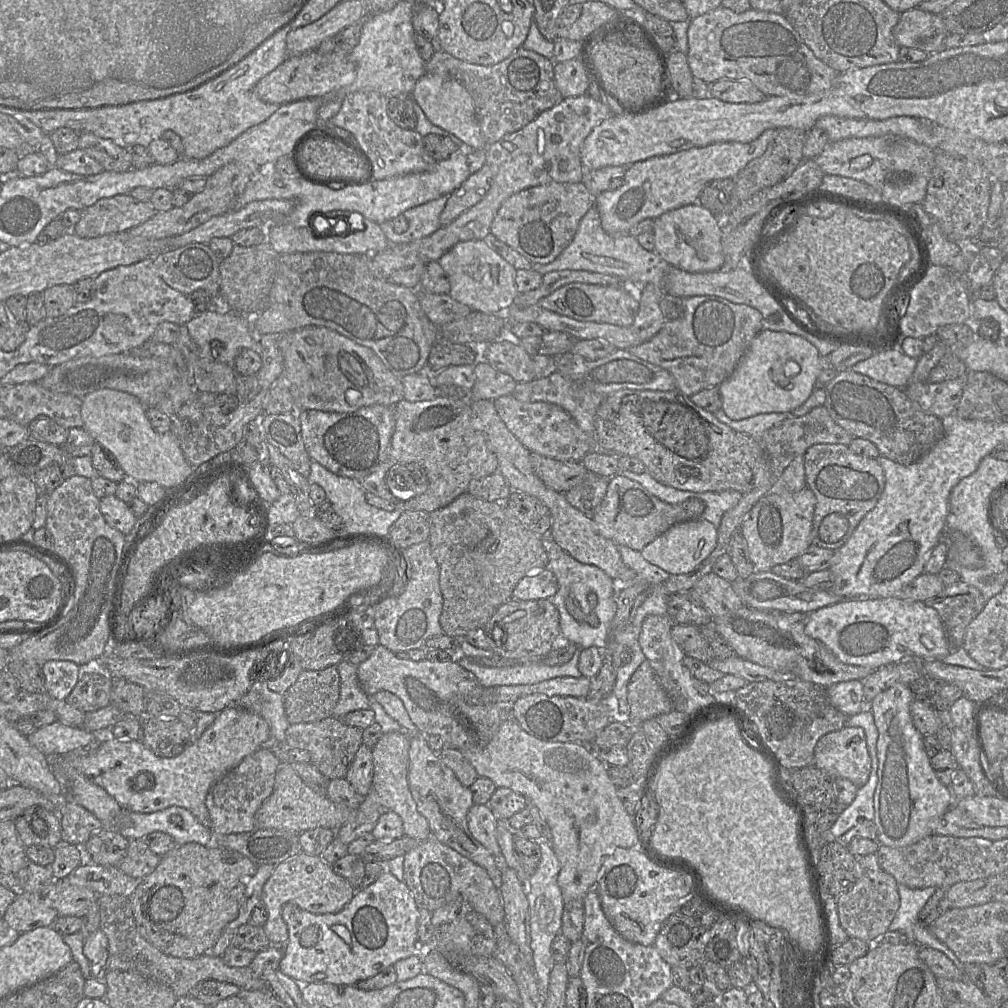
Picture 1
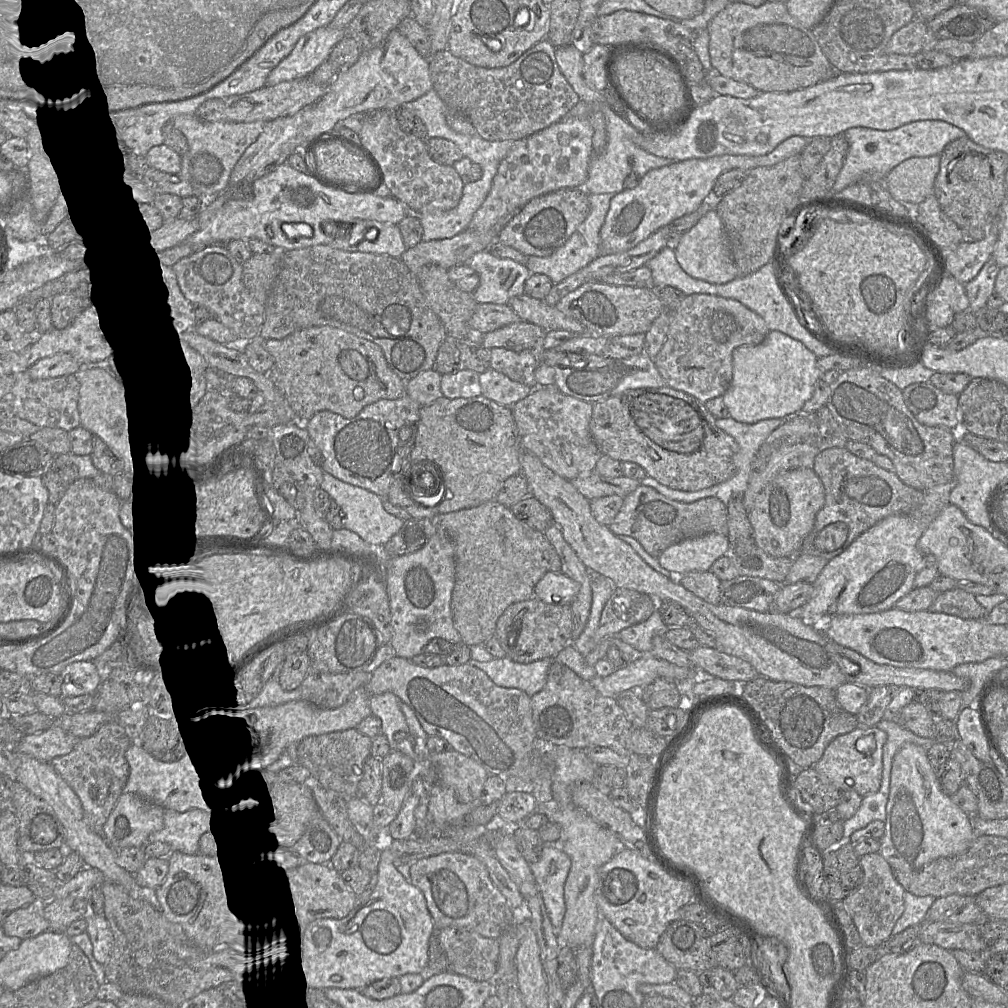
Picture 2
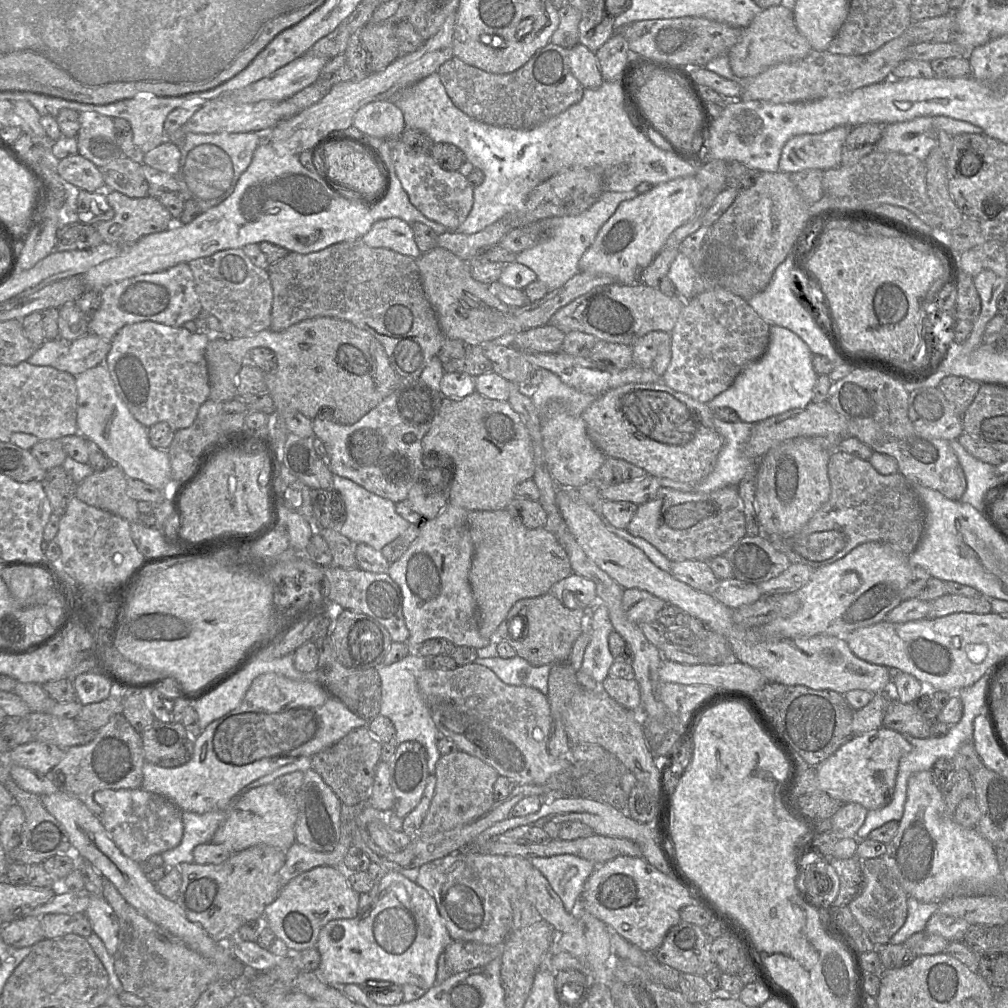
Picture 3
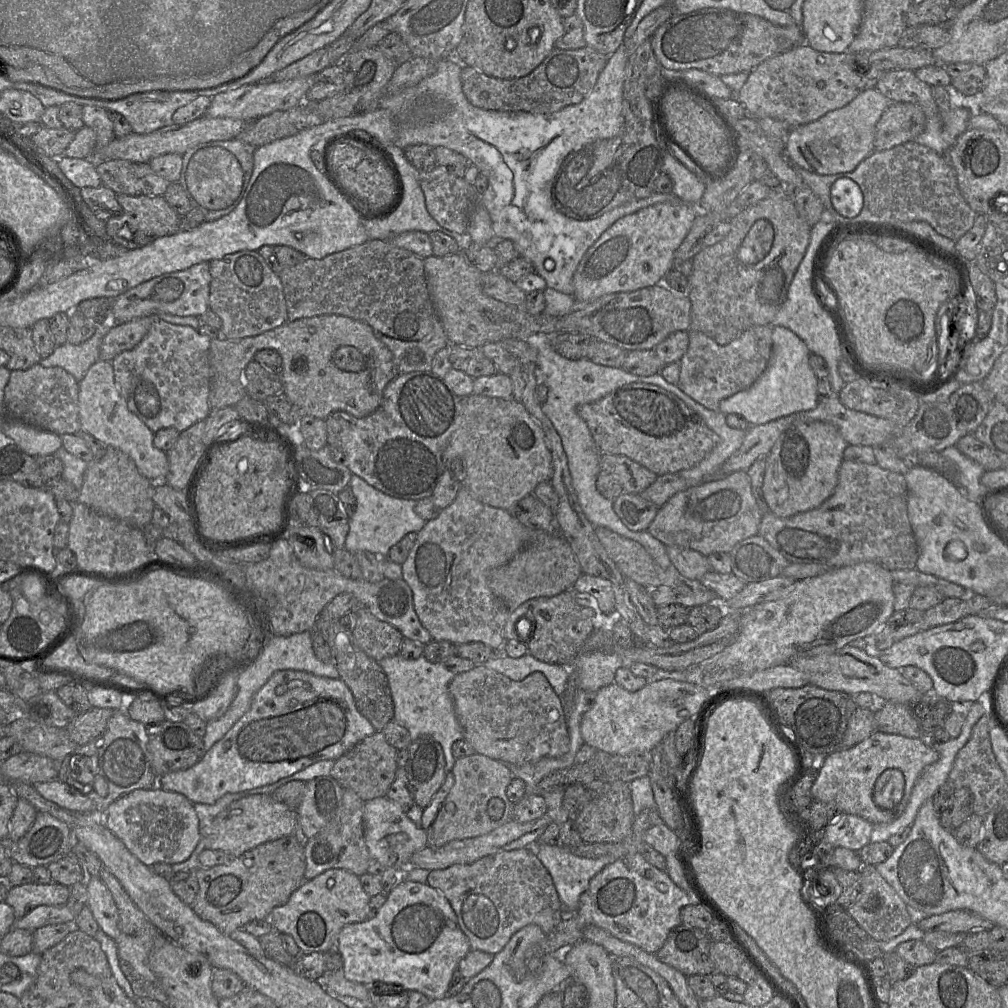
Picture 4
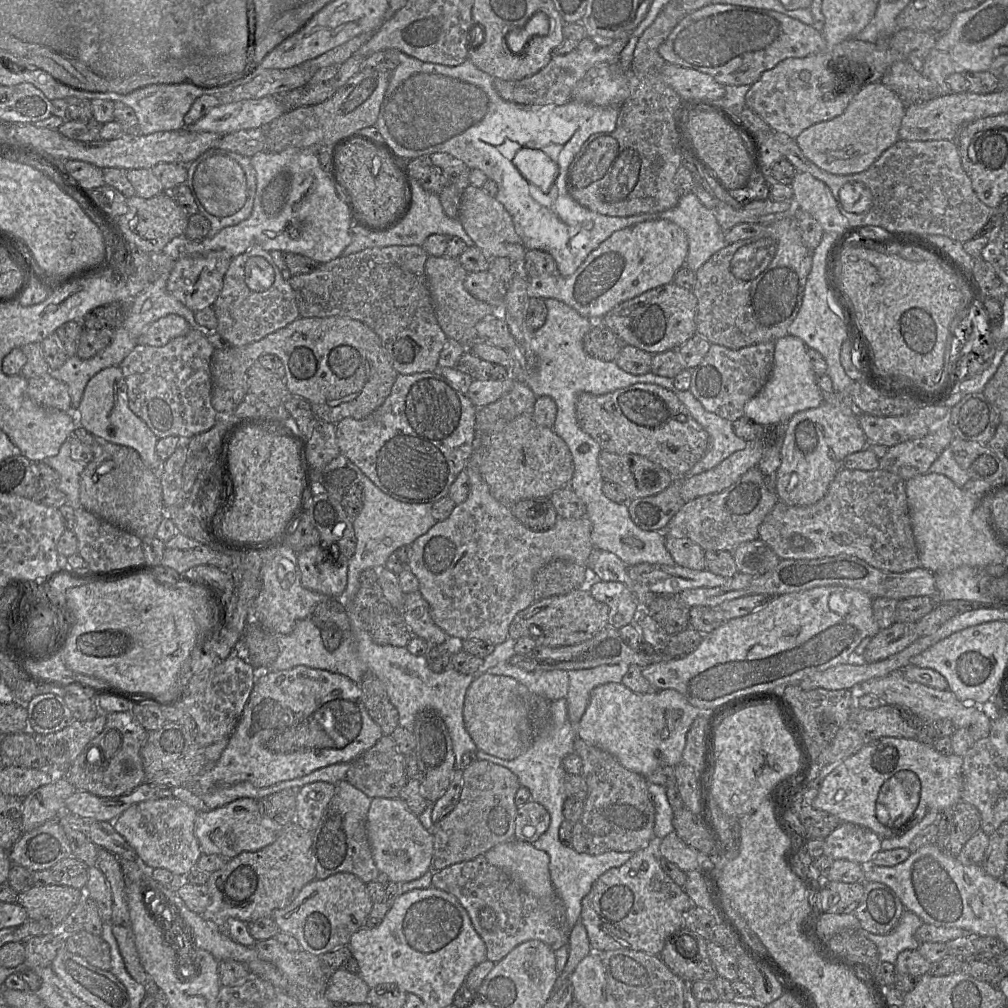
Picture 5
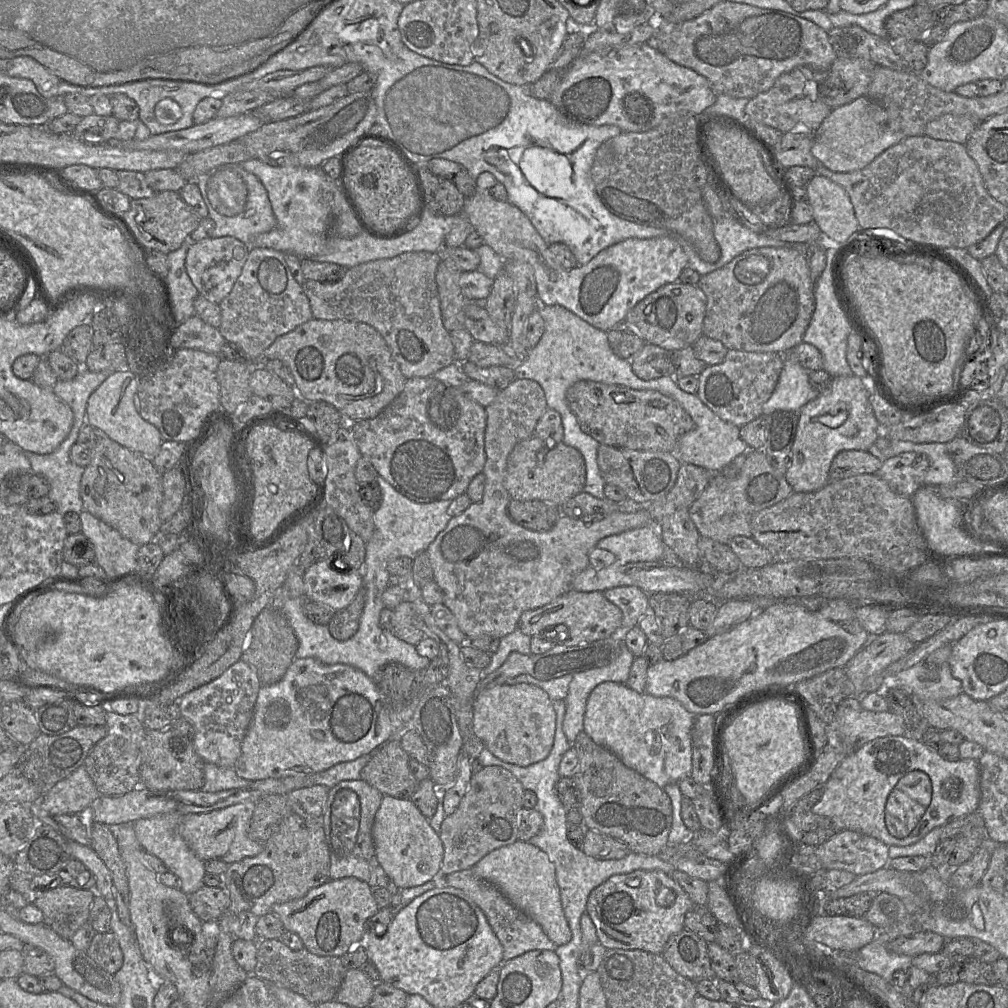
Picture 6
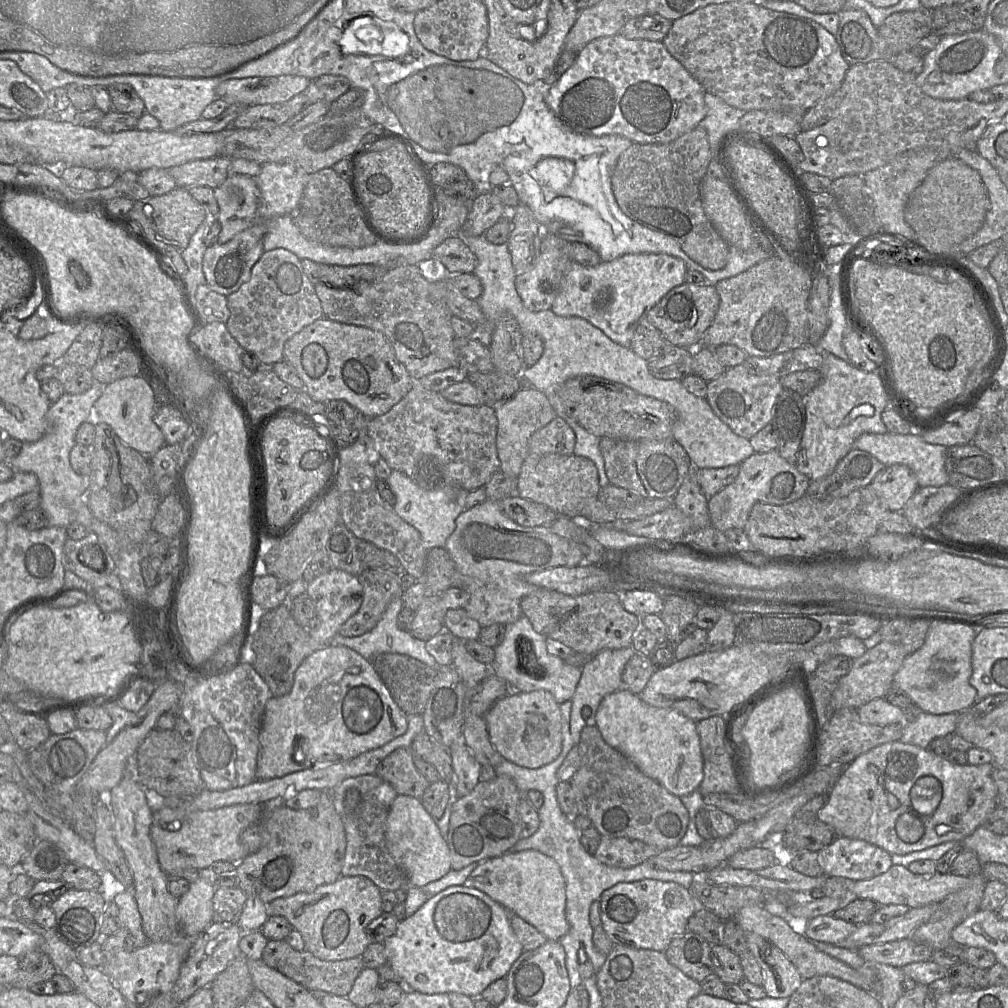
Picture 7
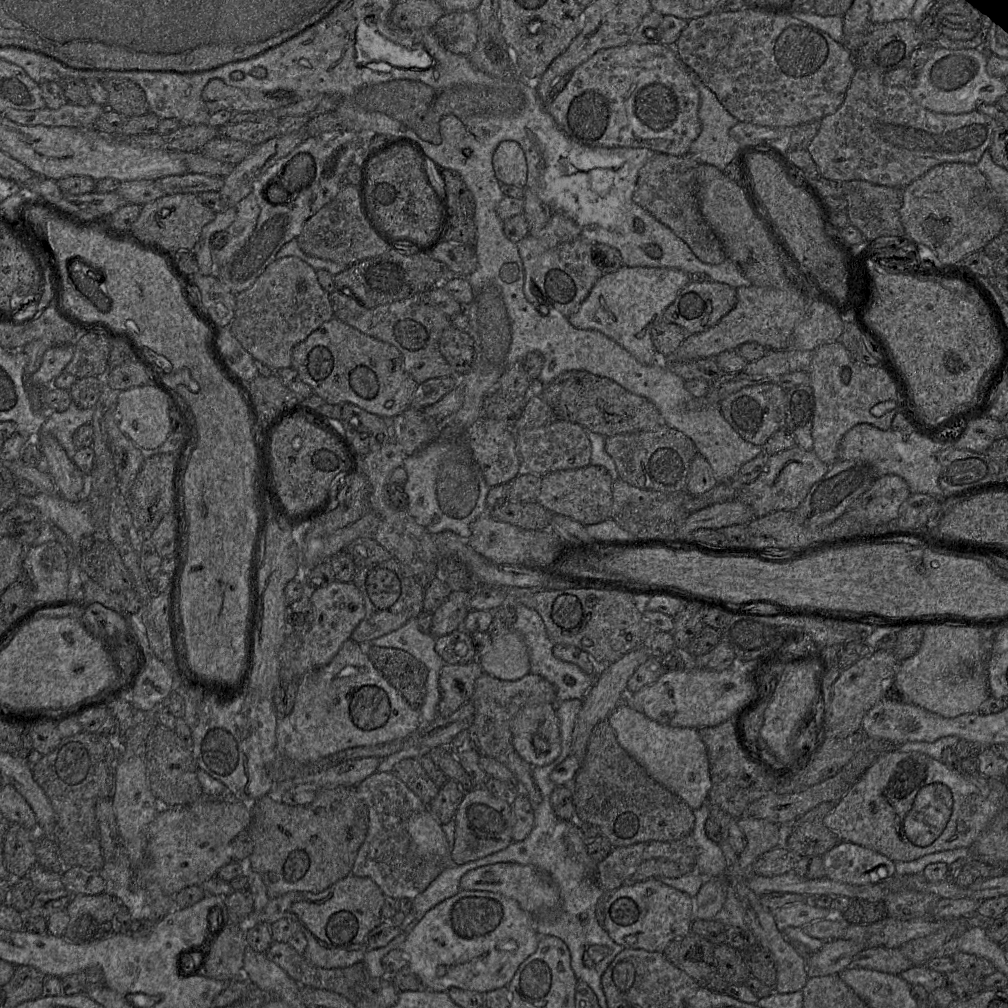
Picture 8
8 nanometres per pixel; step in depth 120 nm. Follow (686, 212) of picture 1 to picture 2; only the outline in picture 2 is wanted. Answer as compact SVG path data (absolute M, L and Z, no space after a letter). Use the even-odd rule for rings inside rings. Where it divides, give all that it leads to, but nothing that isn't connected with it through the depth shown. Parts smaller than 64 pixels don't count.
M715 209L709 210L695 226L679 237L674 251L679 265L693 278L724 284L739 276L722 219Z

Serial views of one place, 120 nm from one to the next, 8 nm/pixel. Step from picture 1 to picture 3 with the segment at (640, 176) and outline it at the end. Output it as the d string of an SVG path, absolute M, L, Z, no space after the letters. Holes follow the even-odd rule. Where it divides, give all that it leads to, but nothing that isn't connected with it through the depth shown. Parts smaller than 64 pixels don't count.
M838 126L823 133L792 137L782 149L779 171L793 174L805 169L826 171L840 166L842 148L852 128ZM687 176L660 183L648 192L621 202L582 255L579 271L608 275L623 285L639 283L642 271L664 248L672 232L693 218L699 207L699 198L696 177Z

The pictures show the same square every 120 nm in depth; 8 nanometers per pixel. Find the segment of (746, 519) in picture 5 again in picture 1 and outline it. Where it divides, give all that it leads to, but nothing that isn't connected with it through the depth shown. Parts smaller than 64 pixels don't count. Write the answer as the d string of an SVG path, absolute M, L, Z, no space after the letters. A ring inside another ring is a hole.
M615 475L609 478L606 495L591 517L598 533L617 546L628 546L641 551L673 525L700 518L705 503L700 499L689 499L681 504L669 504L651 494L641 484L626 477Z

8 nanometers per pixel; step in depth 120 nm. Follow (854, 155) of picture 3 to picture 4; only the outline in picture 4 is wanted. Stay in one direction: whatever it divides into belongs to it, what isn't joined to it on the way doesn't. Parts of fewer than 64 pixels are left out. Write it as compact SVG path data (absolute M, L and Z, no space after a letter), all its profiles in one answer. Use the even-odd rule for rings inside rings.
M891 103L876 125L874 152L915 142L925 126L926 116L920 107L911 103Z

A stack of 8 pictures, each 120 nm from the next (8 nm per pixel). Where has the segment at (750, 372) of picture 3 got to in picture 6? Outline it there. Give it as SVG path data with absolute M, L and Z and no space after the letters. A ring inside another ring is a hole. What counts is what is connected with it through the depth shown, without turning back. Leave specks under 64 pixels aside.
M784 359L783 368L771 397L762 407L762 415L775 411L800 411L819 392L811 385L809 371L796 361Z

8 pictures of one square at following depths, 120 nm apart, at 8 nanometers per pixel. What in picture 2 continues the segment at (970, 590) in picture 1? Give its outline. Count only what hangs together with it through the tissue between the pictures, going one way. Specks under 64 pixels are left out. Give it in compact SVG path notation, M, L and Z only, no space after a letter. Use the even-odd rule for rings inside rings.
M958 587L939 593L928 610L958 616L963 619L984 618L988 613L976 600L975 595Z

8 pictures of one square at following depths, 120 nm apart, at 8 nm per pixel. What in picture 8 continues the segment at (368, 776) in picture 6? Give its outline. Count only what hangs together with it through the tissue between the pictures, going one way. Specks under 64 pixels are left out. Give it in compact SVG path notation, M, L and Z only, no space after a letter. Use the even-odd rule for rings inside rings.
M417 758L399 761L393 767L392 774L401 780L425 804L437 796L439 789L429 778Z

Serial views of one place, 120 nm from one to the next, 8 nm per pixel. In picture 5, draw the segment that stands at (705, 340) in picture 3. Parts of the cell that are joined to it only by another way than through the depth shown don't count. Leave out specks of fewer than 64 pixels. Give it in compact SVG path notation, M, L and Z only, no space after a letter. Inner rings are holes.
M767 341L740 349L711 344L701 363L691 370L689 391L710 412L731 422L744 416L746 403L765 386L774 364L775 341Z

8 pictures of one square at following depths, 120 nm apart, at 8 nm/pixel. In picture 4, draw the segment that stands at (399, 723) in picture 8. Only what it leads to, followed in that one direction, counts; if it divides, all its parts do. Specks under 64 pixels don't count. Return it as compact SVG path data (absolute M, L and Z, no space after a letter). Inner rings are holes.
M297 670L274 672L252 699L250 707L232 728L189 769L157 779L157 787L184 795L193 804L214 804L229 793L273 784L323 760L337 760L376 729L359 712L348 686L340 679Z

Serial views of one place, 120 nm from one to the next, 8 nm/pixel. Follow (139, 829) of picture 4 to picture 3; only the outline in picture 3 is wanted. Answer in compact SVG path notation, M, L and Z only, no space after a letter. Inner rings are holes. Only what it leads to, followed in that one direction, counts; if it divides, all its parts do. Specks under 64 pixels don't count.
M139 789L99 790L93 795L103 808L101 822L120 851L136 862L177 847L183 837L182 811L163 796Z

